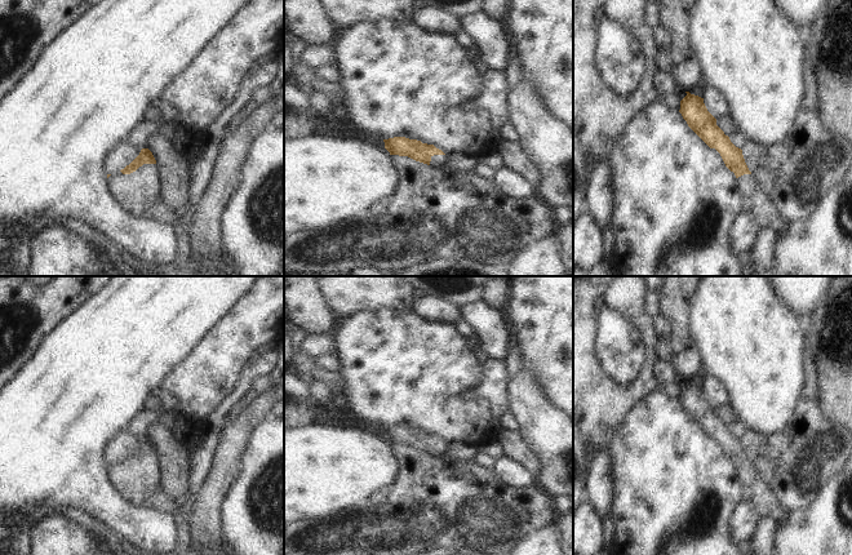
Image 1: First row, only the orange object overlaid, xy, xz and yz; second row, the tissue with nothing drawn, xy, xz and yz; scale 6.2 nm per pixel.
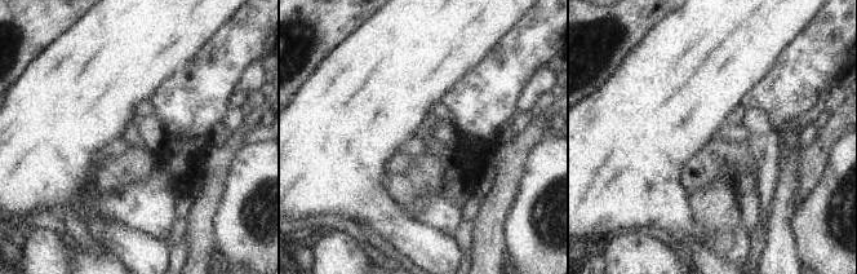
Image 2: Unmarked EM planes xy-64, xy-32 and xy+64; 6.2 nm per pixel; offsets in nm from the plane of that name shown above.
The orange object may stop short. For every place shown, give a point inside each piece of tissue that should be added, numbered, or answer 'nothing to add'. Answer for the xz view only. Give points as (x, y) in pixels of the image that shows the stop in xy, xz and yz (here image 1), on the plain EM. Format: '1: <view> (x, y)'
1: xz (436, 449)

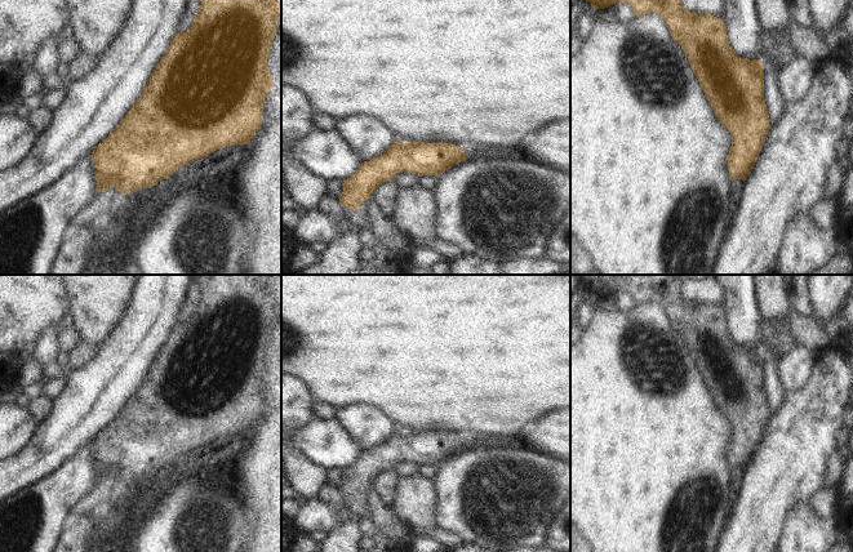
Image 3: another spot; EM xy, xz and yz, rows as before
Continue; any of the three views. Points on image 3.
nothing to add

